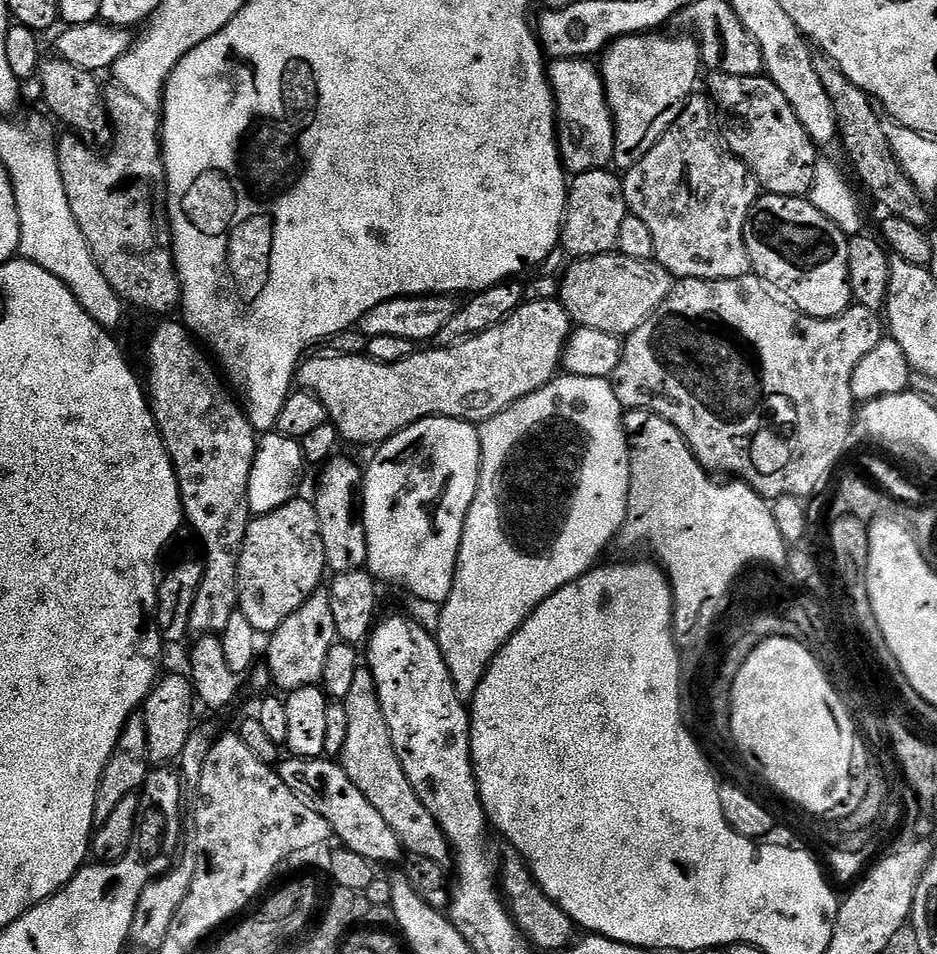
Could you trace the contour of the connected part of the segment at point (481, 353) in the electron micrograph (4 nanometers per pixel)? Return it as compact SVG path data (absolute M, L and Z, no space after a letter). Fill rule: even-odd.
M559 299L525 302L515 314L506 317L503 324L479 332L477 336L452 344L449 348L432 346L429 347L429 352L418 350L402 362L379 364L368 359L364 354L309 355L299 365L298 384L303 391L313 392L322 402L322 406L326 406L328 419L340 433L341 441L349 440L352 444L379 446L403 428L408 428L414 422L431 416L445 416L469 422L483 422L494 418L514 402L534 394L542 386L556 379L562 368L564 344L573 331L572 320L560 305Z

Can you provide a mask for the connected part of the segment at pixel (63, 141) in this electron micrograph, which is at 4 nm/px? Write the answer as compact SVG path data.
M112 86L112 89L109 87L106 92L106 99L108 101L108 118L112 121L112 130L114 133L114 139L110 145L110 150L105 151L101 154L97 149L87 145L79 136L75 134L64 134L59 137L58 140L58 155L60 157L60 169L62 170L62 182L66 186L66 198L70 198L70 210L74 210L74 222L78 222L78 230L82 230L82 234L86 234L86 242L90 246L92 251L92 257L94 262L98 266L98 270L102 270L102 274L106 274L106 282L110 282L110 286L120 295L121 300L124 301L125 305L131 306L132 304L136 308L141 308L144 312L168 312L164 314L172 314L172 311L175 313L177 311L178 305L180 303L180 279L176 273L176 263L172 257L172 228L168 225L168 206L166 203L166 173L164 171L164 149L162 147L162 116L159 111L150 106L145 106L143 102L138 98L134 98L134 94L130 94L126 89L119 86Z

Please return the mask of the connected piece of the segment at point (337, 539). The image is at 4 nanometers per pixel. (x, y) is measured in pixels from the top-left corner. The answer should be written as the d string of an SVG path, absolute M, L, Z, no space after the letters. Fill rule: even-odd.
M333 455L332 459L323 465L321 472L324 473L320 476L320 485L316 488L316 496L314 495L318 530L322 534L322 546L328 563L327 571L332 574L364 568L368 562L362 515L364 474L361 465L358 466L354 461L340 455Z

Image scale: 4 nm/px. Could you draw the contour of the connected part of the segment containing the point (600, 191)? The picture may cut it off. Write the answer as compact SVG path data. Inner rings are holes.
M599 168L578 172L568 185L568 206L564 209L564 224L560 228L559 247L569 257L585 260L591 256L606 256L616 252L622 218L630 215L624 181L615 171Z

